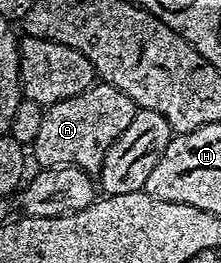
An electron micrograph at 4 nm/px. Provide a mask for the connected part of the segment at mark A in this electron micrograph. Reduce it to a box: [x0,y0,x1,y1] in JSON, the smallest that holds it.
[31,84,139,172]

